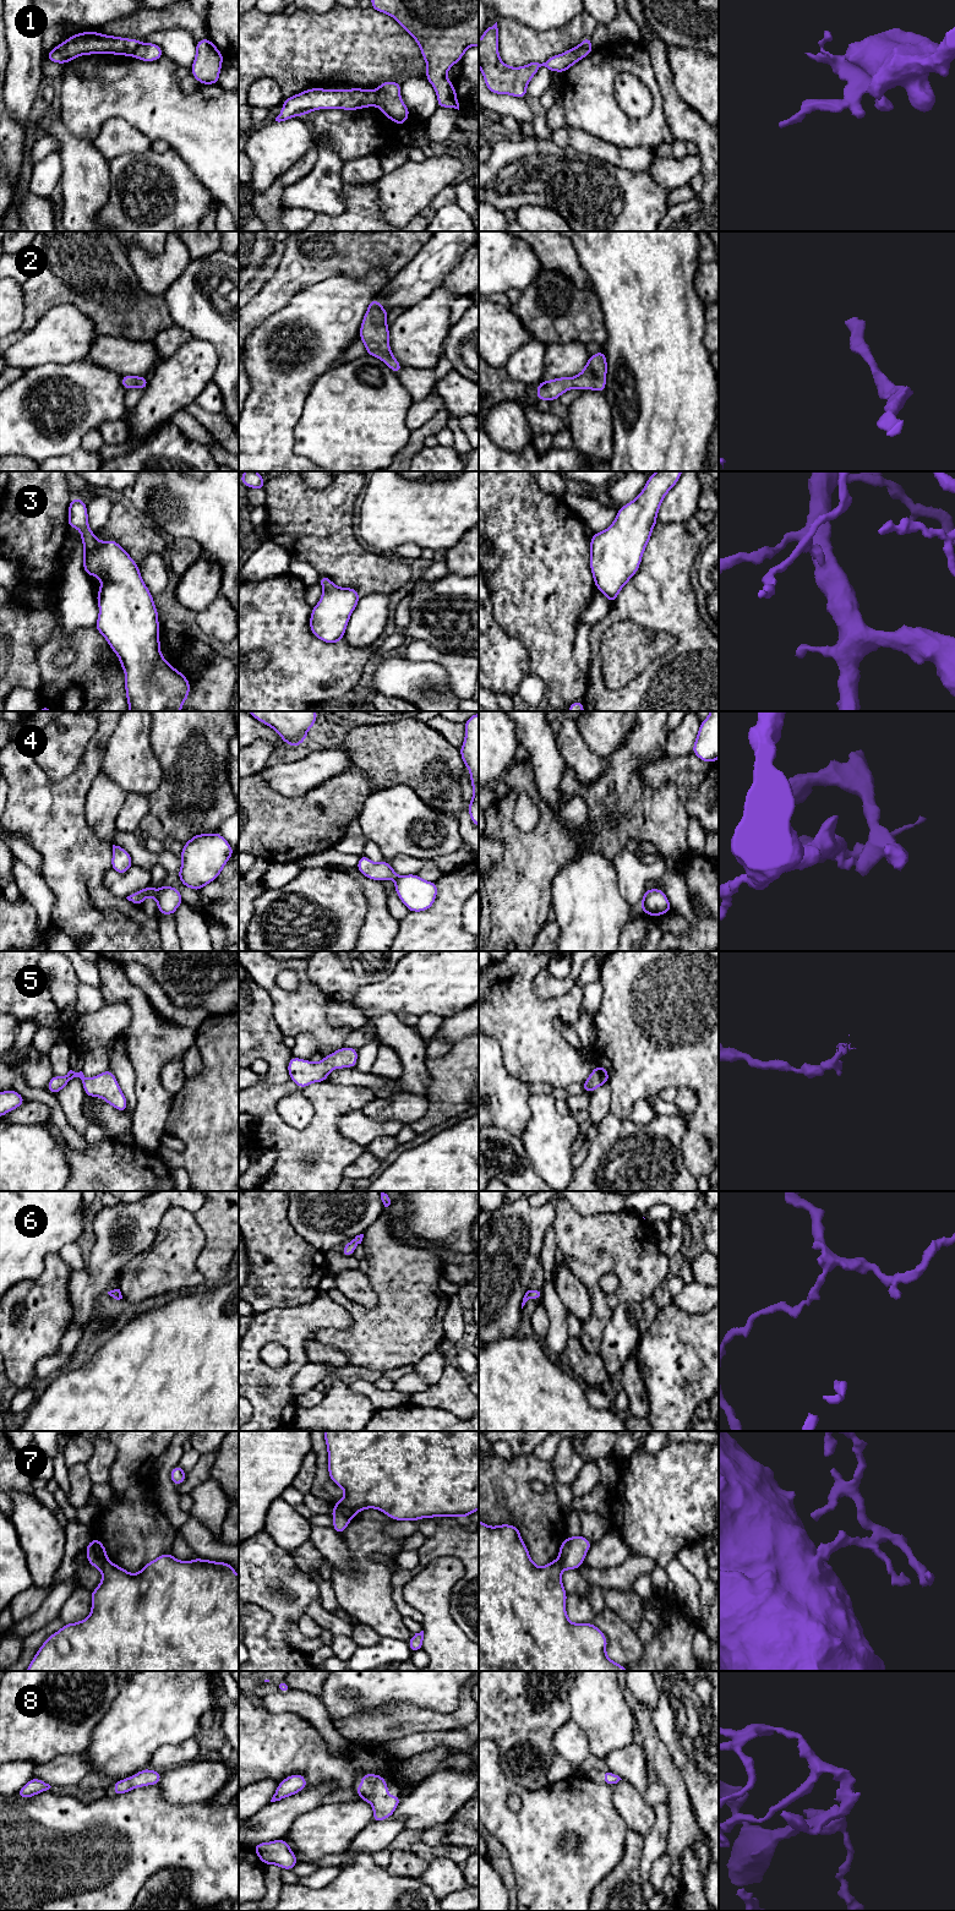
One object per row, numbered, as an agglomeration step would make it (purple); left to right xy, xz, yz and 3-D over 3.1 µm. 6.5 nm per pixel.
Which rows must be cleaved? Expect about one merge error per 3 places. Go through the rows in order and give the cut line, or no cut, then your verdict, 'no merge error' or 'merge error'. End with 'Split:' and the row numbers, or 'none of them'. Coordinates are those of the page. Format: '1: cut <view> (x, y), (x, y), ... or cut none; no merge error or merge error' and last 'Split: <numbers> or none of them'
1: cut xz (374, 91), (377, 97), (377, 105); merge error
2: cut none; no merge error
3: cut none; no merge error
4: cut xy (158, 890), (156, 900); merge error
5: cut none; no merge error
6: cut none; no merge error
7: cut xz (333, 1508), (350, 1519); merge error
8: cut none; no merge error
Split: 1, 4, 7

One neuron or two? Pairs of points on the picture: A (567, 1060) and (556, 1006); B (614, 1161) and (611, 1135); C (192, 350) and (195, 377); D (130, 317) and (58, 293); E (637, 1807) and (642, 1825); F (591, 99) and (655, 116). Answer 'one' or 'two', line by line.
A: one
B: one
C: one
D: one
E: one
F: one

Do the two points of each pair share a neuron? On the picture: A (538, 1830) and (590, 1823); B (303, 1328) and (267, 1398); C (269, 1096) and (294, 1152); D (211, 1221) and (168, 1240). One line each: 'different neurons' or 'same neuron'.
A: same neuron
B: same neuron
C: same neuron
D: different neurons

